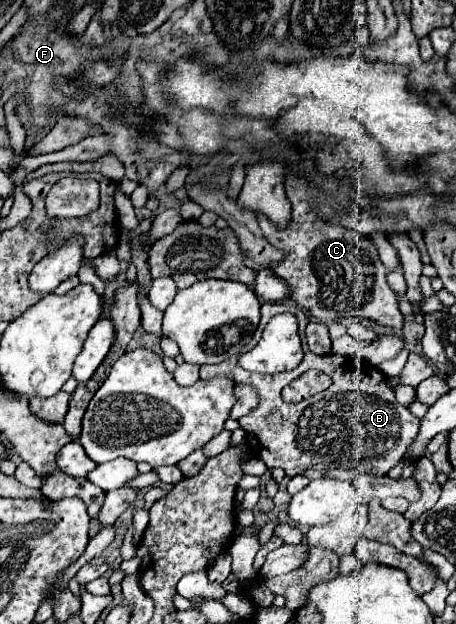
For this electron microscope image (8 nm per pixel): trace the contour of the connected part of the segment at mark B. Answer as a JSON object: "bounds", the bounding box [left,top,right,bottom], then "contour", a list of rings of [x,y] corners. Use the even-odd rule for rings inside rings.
{"bounds":[201,348,419,476],"contour":[[[305,348],[305,358],[297,370],[273,376],[247,372],[237,366],[237,356],[231,356],[221,364],[201,366],[201,380],[215,376],[227,376],[235,384],[249,384],[257,390],[257,408],[239,418],[239,424],[247,432],[245,440],[251,452],[259,456],[269,468],[283,468],[287,476],[301,474],[307,468],[357,468],[359,472],[385,476],[413,444],[413,438],[417,438],[419,418],[395,400],[395,392],[389,386],[385,374],[359,356],[319,356]],[[309,368],[327,372],[333,384],[325,392],[315,394],[305,402],[285,404],[281,390],[291,382],[291,374],[303,374]]]}

